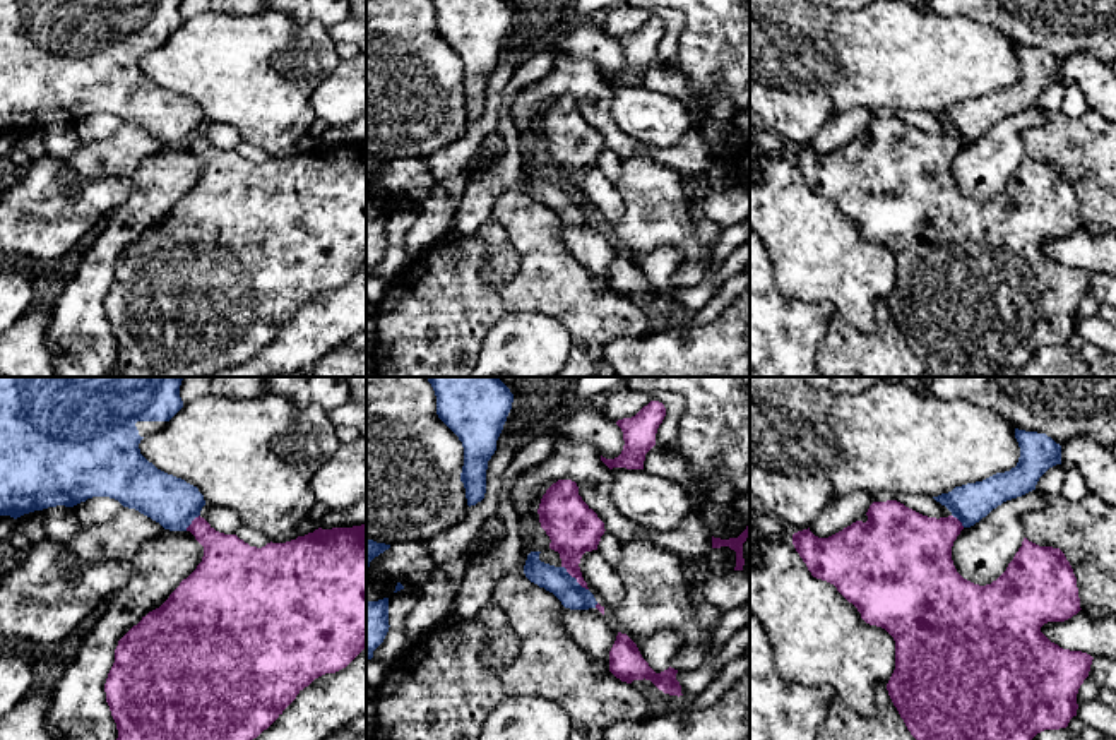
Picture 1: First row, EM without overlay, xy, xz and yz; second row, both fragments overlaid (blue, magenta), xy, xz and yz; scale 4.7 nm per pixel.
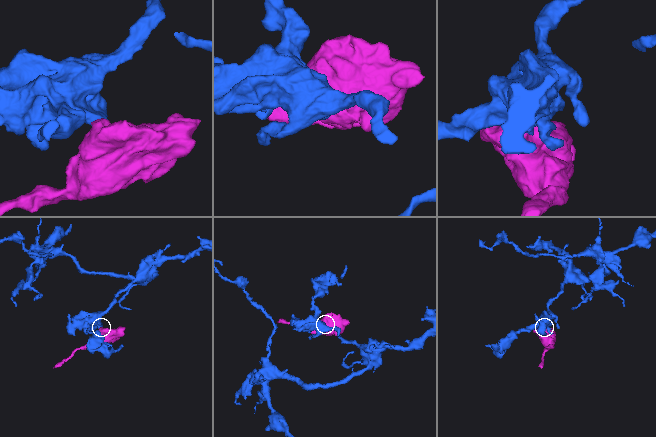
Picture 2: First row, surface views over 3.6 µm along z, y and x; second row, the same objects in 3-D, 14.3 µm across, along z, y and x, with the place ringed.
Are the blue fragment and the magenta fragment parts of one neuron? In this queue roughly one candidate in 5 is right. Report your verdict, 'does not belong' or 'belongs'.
does not belong

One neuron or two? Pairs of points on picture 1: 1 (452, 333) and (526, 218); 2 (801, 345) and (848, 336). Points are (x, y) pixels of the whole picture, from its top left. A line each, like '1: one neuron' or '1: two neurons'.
1: one neuron
2: two neurons

